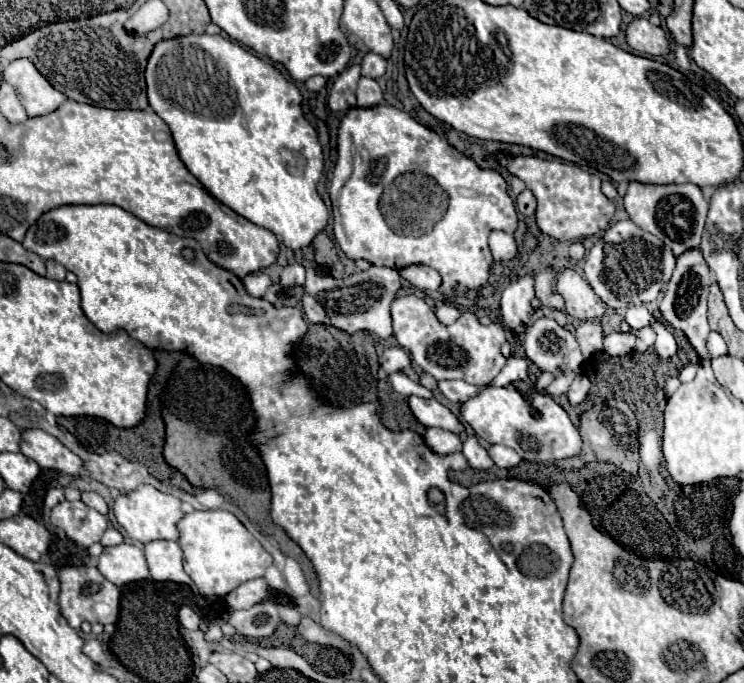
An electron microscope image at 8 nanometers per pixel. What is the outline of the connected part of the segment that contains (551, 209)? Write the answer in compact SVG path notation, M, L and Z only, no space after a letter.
M499 153L495 159L515 177L519 177L537 197L537 227L555 241L579 241L605 231L613 219L615 205L601 193L601 179L573 163L547 161L525 155Z

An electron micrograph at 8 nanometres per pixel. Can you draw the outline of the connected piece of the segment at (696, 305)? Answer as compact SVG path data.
M693 247L683 251L677 257L677 267L673 271L673 277L667 285L665 297L659 305L661 309L661 317L675 329L683 331L685 337L689 339L689 343L693 345L693 349L697 351L697 355L701 359L709 359L709 351L705 347L705 339L709 335L709 323L707 323L707 293L709 293L709 285L713 283L713 273L709 269L709 265L705 263L701 249Z

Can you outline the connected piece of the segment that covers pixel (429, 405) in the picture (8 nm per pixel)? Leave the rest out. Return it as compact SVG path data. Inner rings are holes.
M411 395L409 407L417 417L417 421L423 423L425 427L445 427L455 433L461 429L459 419L455 419L455 415L437 399L421 399L417 395Z

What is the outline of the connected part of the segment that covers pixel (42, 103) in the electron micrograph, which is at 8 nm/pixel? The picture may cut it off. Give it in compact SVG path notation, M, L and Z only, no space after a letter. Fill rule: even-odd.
M31 59L11 61L3 71L3 79L13 85L29 117L51 113L67 99L37 71Z

